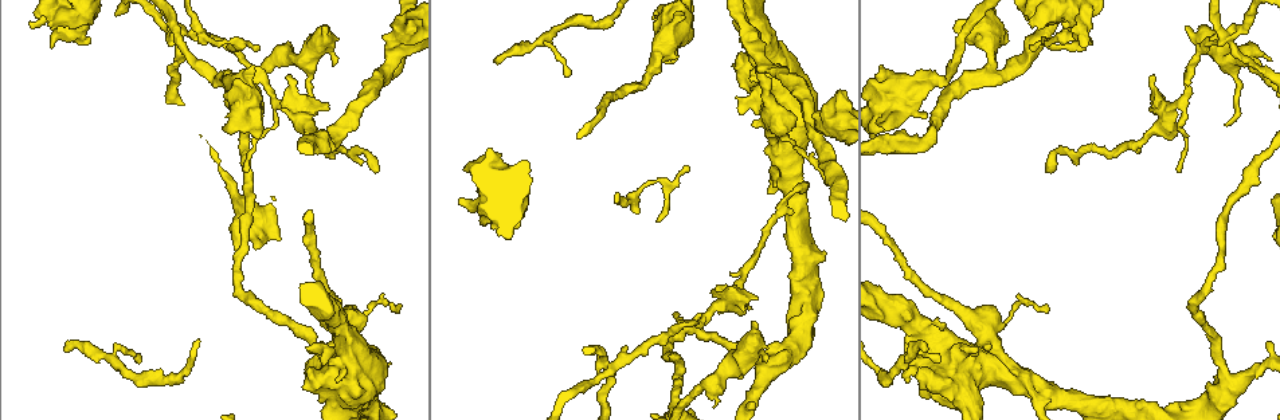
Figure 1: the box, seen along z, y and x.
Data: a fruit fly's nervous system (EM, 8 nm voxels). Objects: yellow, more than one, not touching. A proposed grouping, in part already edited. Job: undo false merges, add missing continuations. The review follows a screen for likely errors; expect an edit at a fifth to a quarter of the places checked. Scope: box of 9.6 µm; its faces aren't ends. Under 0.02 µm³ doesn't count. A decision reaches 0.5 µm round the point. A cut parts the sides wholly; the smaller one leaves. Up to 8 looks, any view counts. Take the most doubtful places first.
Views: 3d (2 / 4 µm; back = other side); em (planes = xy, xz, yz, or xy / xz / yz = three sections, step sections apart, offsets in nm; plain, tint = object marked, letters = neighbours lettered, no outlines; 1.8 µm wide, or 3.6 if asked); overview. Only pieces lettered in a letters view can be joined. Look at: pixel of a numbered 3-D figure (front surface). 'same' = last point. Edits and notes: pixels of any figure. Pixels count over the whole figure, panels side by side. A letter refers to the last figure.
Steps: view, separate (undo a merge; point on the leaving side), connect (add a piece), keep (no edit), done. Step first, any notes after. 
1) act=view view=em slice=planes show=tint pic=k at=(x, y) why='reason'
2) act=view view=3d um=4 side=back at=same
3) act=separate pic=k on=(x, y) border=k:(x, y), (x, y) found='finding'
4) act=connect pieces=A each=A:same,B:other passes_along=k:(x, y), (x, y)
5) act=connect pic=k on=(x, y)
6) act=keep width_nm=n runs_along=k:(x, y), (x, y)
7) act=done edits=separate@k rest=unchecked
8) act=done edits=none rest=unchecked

act=view view=em slice=planes show=letters pic=1 at=(183, 35) why='sharp bend'

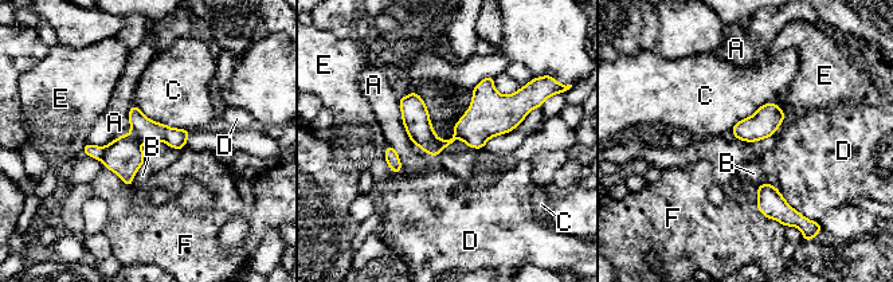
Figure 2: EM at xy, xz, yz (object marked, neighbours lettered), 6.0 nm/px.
act=separate pic=2 on=(96, 152) width_nm=160 longest_contact=A:420nm each=A:other,B:other,C:other,D:other,E:other,F:other found='two cells meet here'

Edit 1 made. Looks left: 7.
act=view view=3d um=4 pic=1 at=(924, 350) why='an open end'

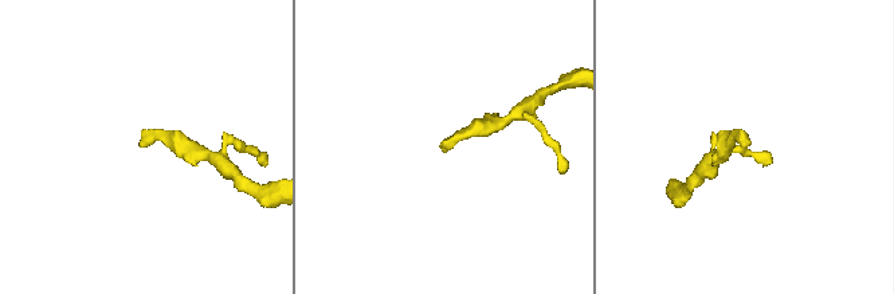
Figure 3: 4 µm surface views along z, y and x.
act=view view=em slice=planes show=letters pic=3 at=(440, 146) why='need the tissue'

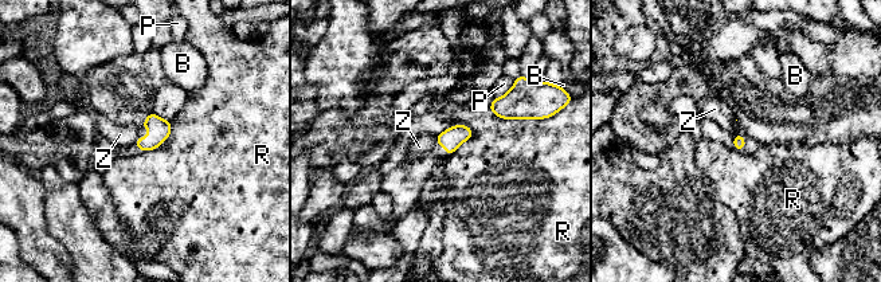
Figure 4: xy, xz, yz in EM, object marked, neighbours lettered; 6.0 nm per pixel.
act=keep each=B:other,P:other,R:other,Z:other border=4:(435, 137), (437, 143) found='none of them fits'

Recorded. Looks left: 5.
act=view view=3d um=2 pic=1 at=(793, 181) why='small branch off a trunk'

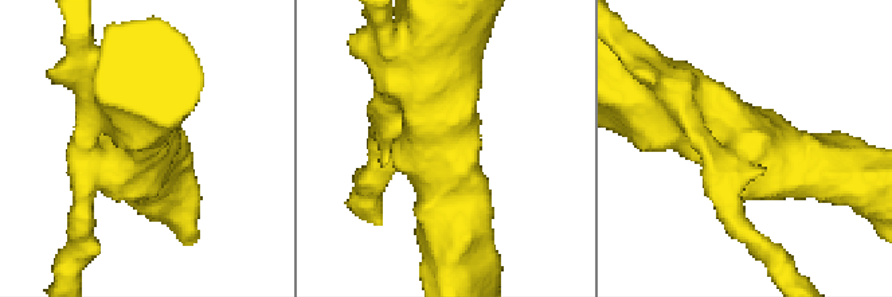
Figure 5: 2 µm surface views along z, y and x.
act=view view=em slice=xz step=8 show=tint pic=5 at=(441, 147) arms=3 arm_widths_nm=180,400,500 why='now the EM'

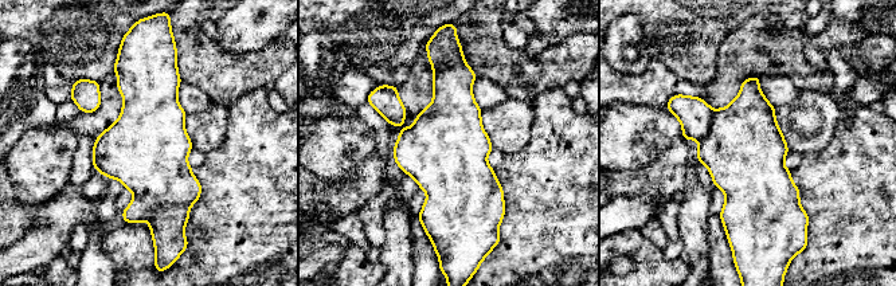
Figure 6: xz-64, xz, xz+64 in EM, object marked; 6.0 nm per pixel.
act=view view=em slice=xz step=8 show=letters at=same

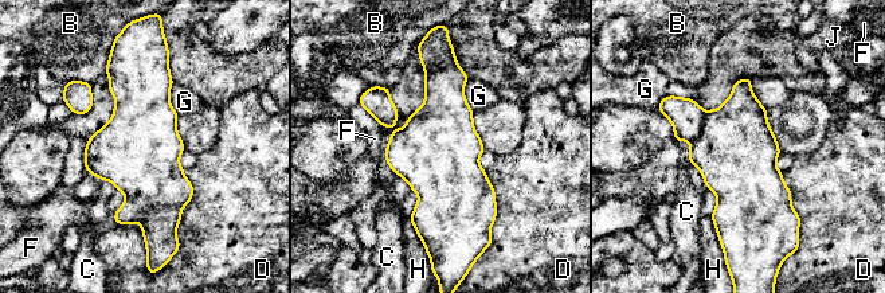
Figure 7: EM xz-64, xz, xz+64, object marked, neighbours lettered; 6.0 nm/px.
act=separate pic=7 on=(686, 116) longest_contact=D:380nm each=B:other,C:other,D:other,F:other,G:other,H:other,J:other border=7:(705, 112), (703, 129), (690, 143) found='two cells meet here'

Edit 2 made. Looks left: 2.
act=done edits=separate@2,separate@7 rest=unchecked

